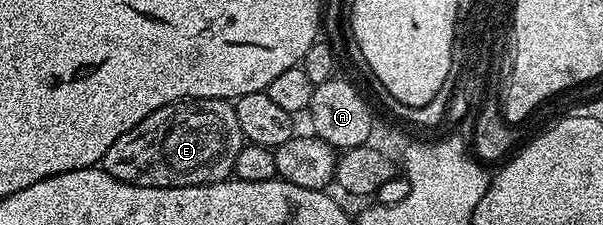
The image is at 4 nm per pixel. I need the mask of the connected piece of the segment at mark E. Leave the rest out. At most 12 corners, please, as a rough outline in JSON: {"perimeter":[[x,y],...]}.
{"perimeter":[[229,100],[161,106],[101,167],[142,188],[216,184],[245,141]]}

